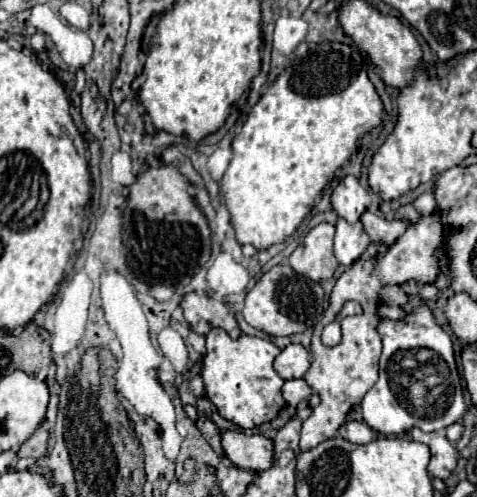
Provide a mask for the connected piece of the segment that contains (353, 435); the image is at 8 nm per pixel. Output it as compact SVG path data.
M356 420L344 422L342 428L338 430L338 434L340 434L342 438L350 440L352 444L368 444L368 442L372 442L374 436L376 436L374 430L372 430L366 422L356 422Z

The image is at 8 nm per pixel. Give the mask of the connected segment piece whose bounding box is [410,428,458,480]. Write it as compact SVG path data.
M412 428L410 436L412 436L412 440L424 442L430 448L430 454L432 454L430 464L428 464L430 476L446 480L458 462L458 454L456 454L454 444L448 442L444 432L422 432L420 428Z

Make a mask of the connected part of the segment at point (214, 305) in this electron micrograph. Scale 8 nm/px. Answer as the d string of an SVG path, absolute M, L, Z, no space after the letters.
M190 292L182 298L180 306L184 310L184 320L190 324L194 332L208 334L210 328L218 326L226 330L230 336L240 336L234 312L222 300L214 300L208 294Z

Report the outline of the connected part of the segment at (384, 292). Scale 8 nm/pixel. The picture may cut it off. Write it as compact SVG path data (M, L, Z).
M396 284L382 286L382 288L380 288L380 302L384 302L384 304L402 306L402 304L406 304L406 300L408 300L406 292L404 292L400 286L396 286Z

